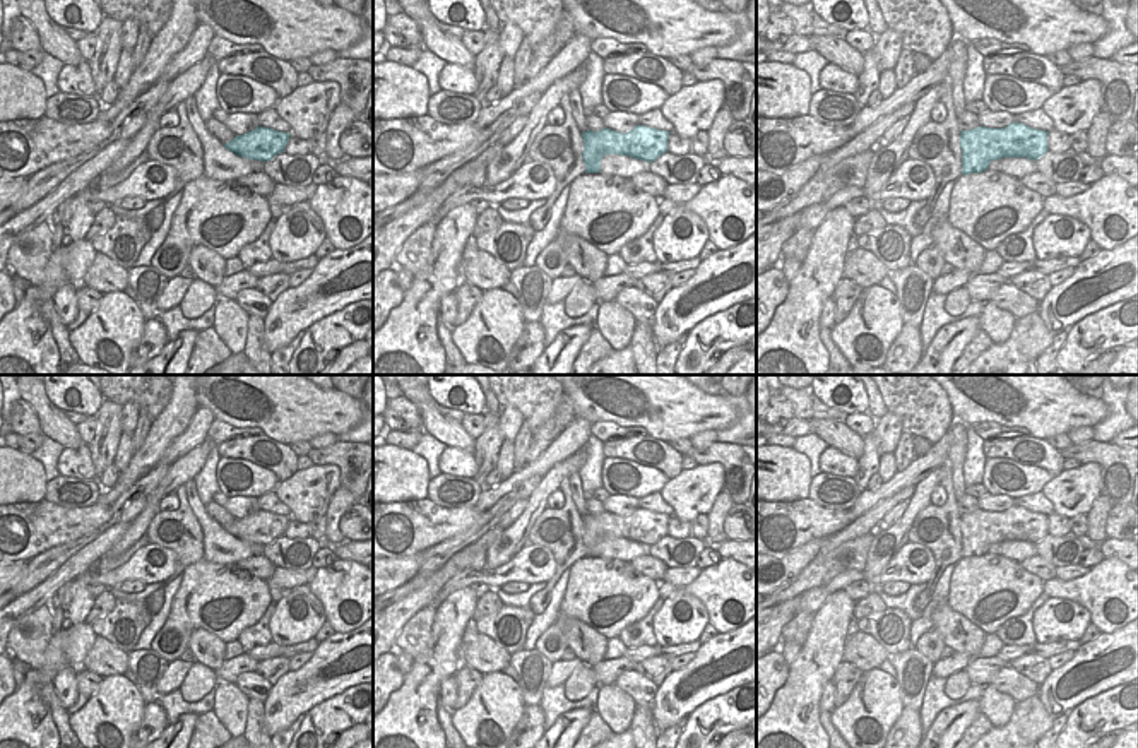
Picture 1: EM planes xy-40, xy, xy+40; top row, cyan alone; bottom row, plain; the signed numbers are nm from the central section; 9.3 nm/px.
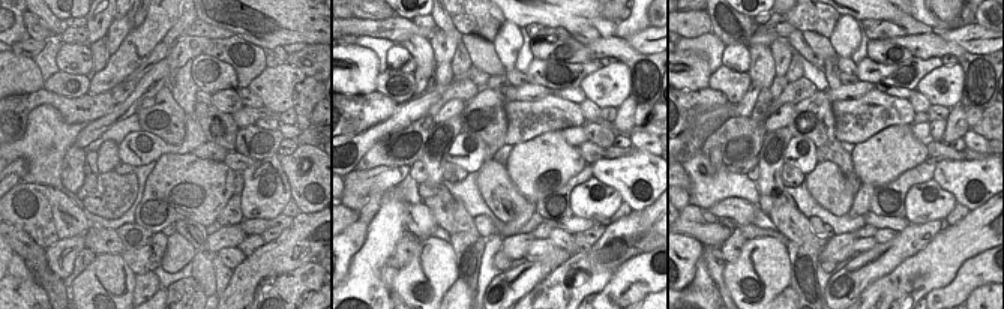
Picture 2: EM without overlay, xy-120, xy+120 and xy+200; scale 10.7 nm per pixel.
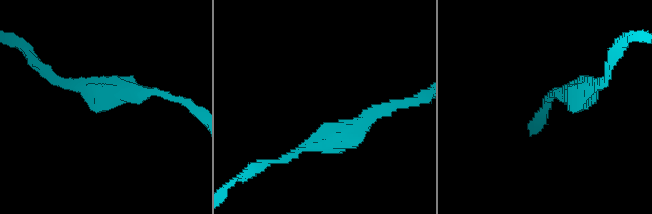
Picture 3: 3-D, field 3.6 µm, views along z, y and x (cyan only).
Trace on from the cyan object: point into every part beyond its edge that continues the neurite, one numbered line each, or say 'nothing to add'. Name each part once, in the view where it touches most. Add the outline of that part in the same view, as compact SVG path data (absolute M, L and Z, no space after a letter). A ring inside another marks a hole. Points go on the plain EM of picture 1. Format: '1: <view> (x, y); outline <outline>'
nothing to add

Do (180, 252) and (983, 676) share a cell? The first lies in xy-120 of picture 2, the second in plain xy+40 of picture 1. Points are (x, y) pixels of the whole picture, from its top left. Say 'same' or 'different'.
different

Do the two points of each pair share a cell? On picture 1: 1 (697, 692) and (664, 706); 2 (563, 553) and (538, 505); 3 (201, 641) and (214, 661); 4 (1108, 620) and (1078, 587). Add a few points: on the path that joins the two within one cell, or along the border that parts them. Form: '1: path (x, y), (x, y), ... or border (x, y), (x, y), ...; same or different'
1: path (688, 699), (673, 702); same
2: border (546, 507), (533, 524), (526, 543); different
3: path (204, 646), (213, 656); same
4: path (1102, 611), (1087, 596); same

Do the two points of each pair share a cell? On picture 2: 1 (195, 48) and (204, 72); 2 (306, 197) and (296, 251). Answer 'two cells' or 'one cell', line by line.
1: two cells
2: two cells

